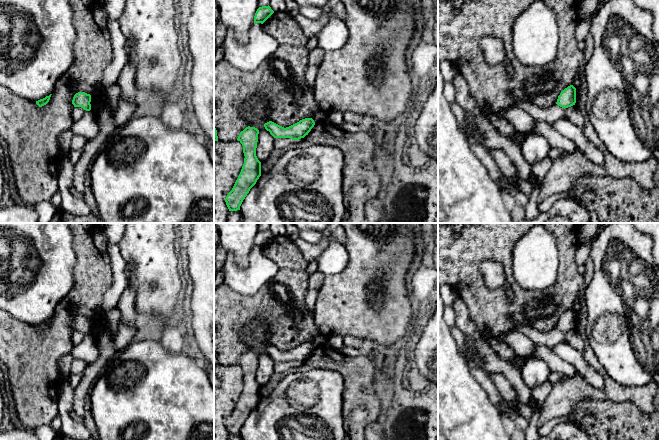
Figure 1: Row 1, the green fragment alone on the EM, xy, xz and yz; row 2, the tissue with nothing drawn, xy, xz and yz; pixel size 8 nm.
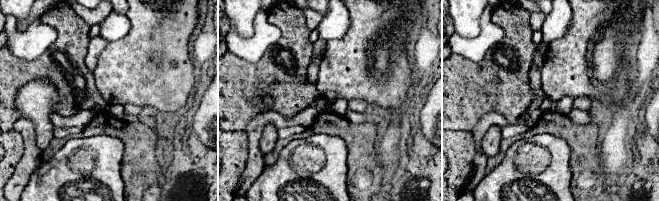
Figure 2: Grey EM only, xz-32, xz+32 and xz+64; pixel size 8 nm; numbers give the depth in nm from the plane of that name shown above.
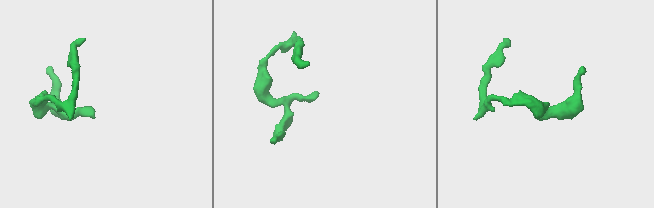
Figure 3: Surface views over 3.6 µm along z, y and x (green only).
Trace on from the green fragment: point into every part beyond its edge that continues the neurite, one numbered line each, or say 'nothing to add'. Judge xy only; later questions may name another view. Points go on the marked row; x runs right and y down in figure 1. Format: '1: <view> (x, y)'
nothing to add

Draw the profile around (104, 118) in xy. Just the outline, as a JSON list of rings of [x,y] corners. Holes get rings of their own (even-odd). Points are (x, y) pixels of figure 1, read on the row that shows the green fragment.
[[[105,88],[95,92],[91,97],[94,98],[91,113],[95,117],[97,131],[94,136],[89,137],[82,149],[81,157],[74,164],[73,173],[73,186],[81,193],[85,192],[86,178],[96,155],[116,129],[113,113],[106,106]]]

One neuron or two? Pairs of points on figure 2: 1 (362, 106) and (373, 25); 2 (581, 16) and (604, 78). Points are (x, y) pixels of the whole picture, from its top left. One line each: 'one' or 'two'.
1: two
2: two

